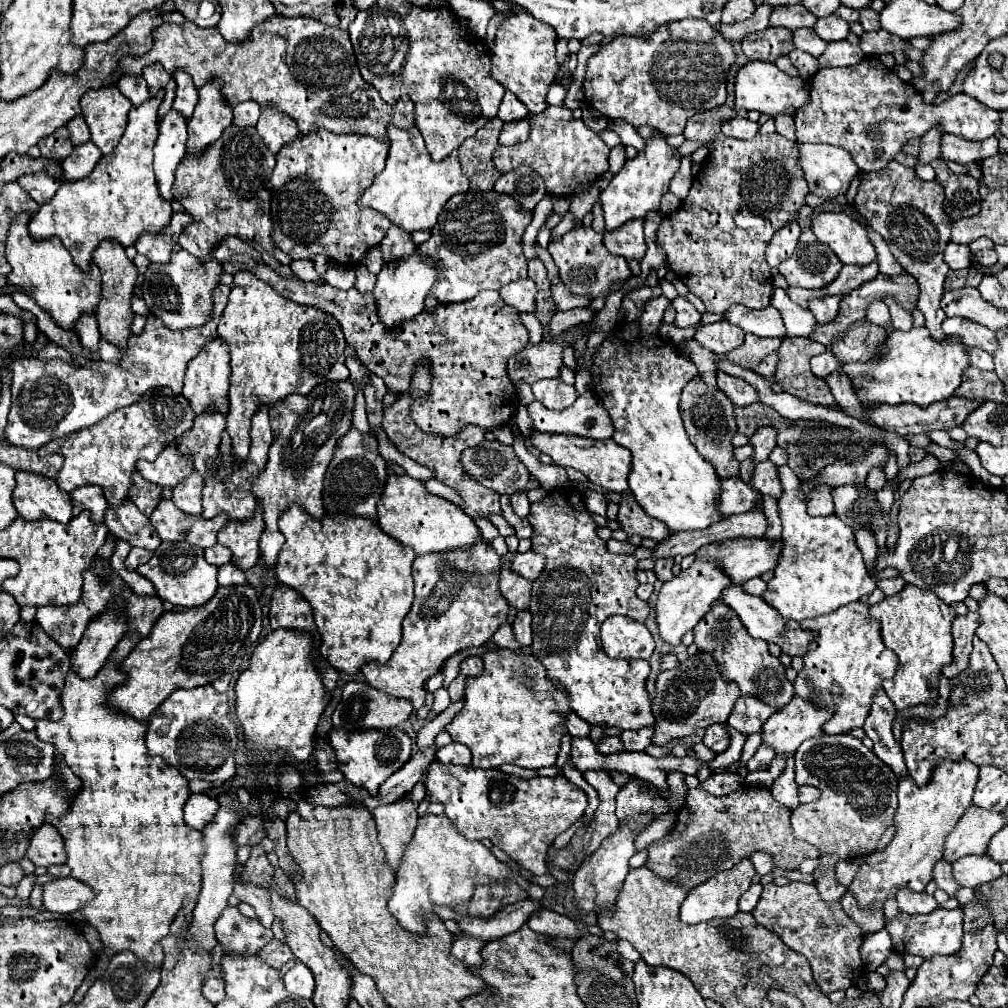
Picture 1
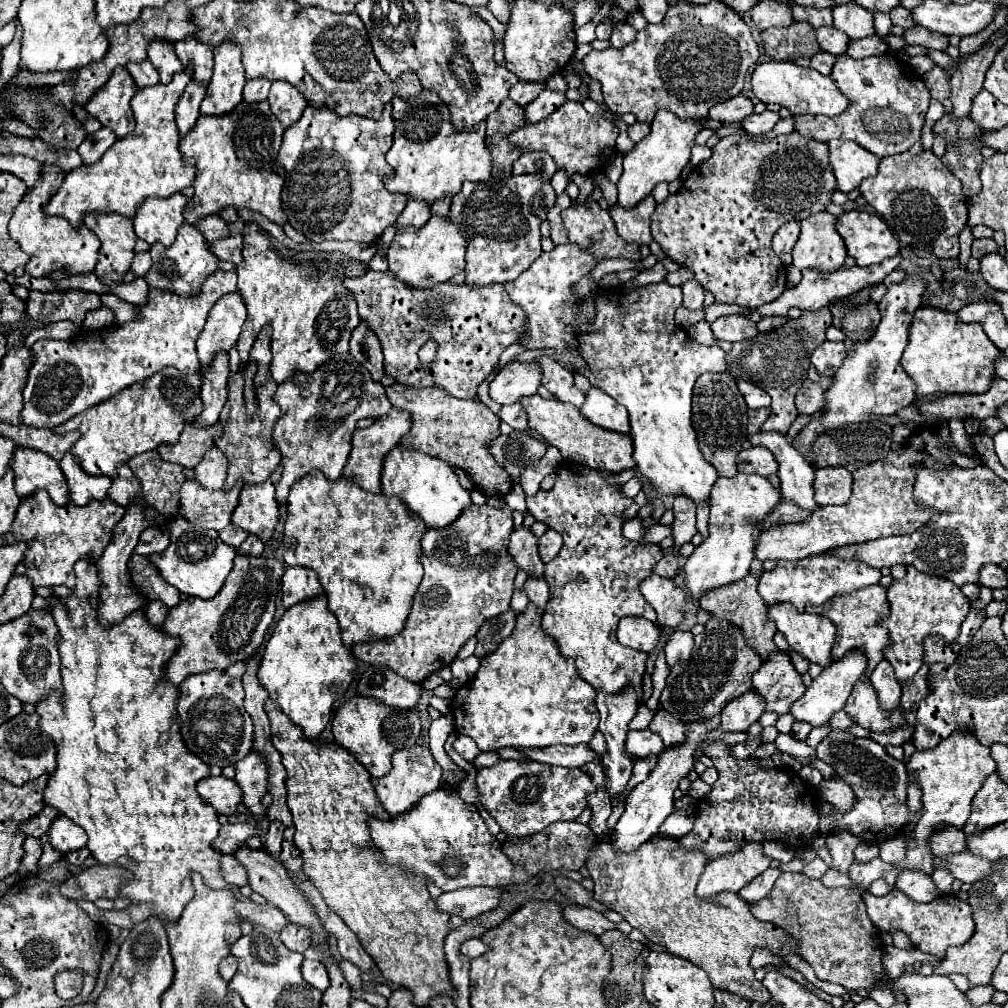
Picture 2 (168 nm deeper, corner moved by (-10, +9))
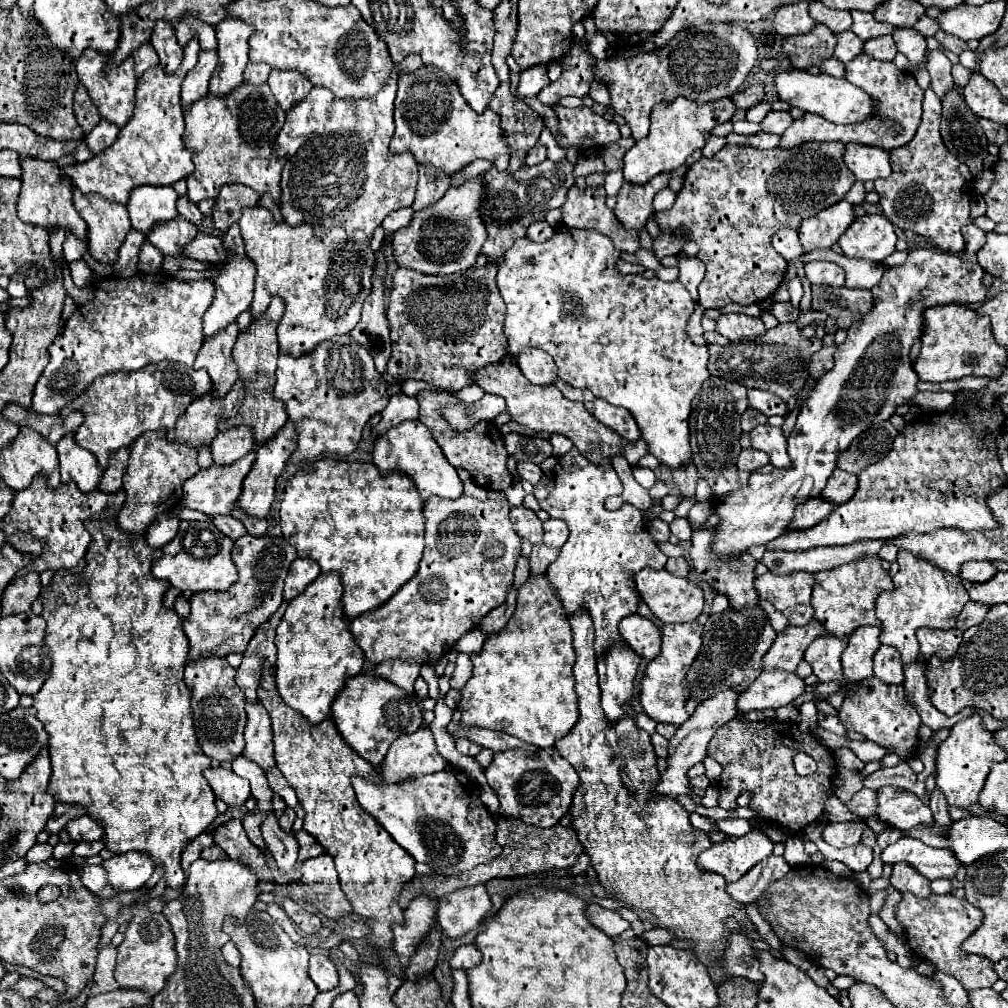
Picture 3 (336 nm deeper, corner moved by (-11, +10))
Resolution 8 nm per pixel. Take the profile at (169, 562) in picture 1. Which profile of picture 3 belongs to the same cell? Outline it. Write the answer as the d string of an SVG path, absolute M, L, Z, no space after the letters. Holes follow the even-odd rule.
M181 521L177 537L163 547L163 557L153 561L153 569L151 573L159 579L169 581L173 587L177 587L179 591L227 591L235 581L237 581L237 569L231 561L231 549L233 549L235 541L225 537L211 521Z

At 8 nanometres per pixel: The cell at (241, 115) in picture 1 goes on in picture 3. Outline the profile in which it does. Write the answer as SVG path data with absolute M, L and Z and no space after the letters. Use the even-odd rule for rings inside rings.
M249 63L245 69L245 83L249 85L261 85L267 83L271 73L271 67L265 63Z

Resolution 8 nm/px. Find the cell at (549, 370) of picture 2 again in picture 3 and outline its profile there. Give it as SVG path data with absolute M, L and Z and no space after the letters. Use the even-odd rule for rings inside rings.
M525 349L517 357L519 369L533 385L553 385L557 379L557 365L541 349Z

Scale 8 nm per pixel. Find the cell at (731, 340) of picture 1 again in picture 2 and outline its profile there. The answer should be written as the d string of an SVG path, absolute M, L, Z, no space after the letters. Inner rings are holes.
M724 316L712 322L712 332L718 340L740 342L758 334L756 324L746 316Z

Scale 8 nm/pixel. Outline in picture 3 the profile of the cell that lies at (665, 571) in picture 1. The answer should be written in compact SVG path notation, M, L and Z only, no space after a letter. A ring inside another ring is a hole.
M687 465L685 469L673 471L673 481L675 481L675 485L679 487L679 491L681 491L683 497L695 495L697 479L699 479L699 473L697 473L697 469L695 469L693 465Z

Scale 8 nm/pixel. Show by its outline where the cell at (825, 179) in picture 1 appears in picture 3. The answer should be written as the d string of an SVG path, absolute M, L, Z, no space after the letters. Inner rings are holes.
M847 143L843 161L857 181L875 181L879 177L891 175L889 151L879 147Z

